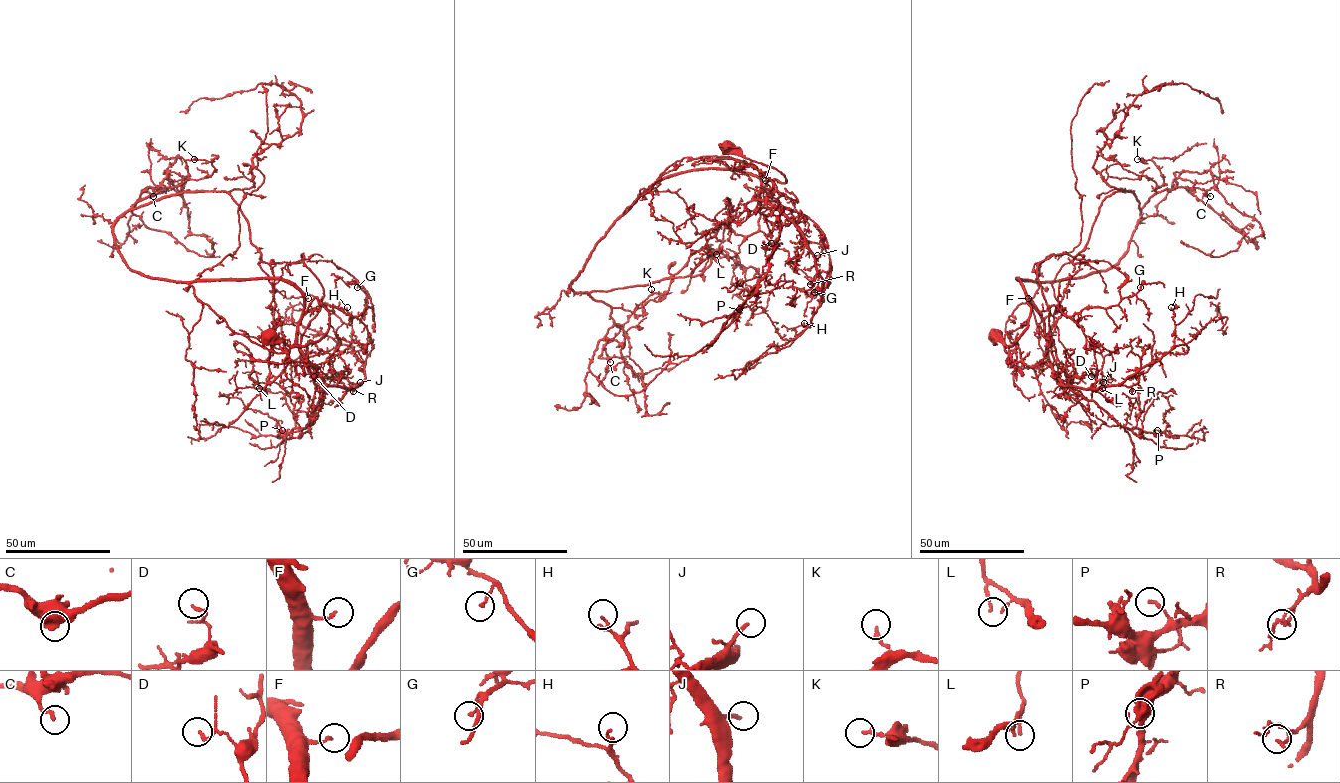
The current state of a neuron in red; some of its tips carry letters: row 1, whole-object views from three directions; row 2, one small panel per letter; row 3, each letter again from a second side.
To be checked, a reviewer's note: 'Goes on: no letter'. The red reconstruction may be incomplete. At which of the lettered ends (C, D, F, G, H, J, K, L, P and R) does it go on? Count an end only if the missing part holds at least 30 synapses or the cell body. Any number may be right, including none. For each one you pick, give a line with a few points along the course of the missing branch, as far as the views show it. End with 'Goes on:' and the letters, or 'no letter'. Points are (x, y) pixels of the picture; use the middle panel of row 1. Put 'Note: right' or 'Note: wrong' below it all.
Goes on: J
Note: wrong

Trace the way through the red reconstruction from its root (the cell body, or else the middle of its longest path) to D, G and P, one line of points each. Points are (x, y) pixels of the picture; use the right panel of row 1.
D: (996, 334), (1007, 345), (1017, 338), (1028, 297), (1043, 320), (1053, 372), (1088, 399), (1091, 376)
G: (996, 334), (1007, 345), (1017, 338), (1028, 297), (1038, 312), (1055, 305), (1071, 316), (1115, 306), (1140, 287)
P: (996, 334), (1007, 345), (1017, 338), (1028, 297), (1059, 379), (1122, 426), (1157, 430)

